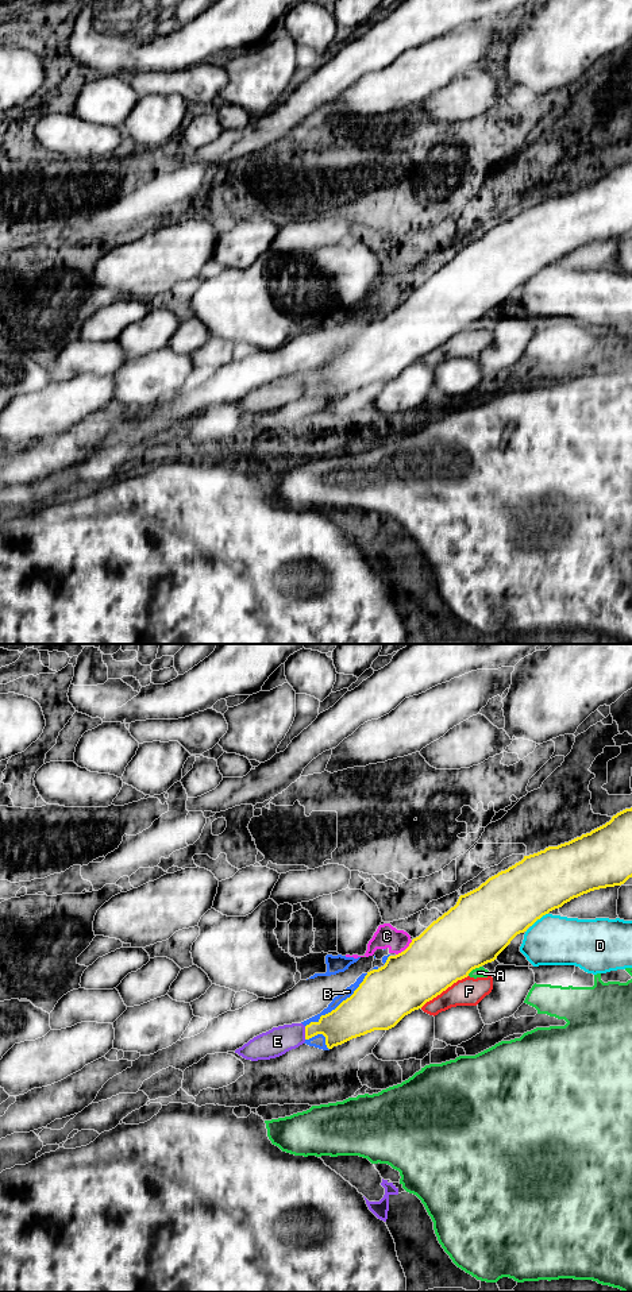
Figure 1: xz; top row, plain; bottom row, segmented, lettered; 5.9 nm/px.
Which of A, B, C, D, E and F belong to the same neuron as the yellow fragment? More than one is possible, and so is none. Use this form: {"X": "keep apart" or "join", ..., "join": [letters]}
{"A": "keep apart", "B": "keep apart", "C": "keep apart", "D": "keep apart", "E": "keep apart", "F": "keep apart", "join": []}

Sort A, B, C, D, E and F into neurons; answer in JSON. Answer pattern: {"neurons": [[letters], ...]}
{"neurons": [["A"], ["B", "C", "D"], ["E"], ["F"]]}

